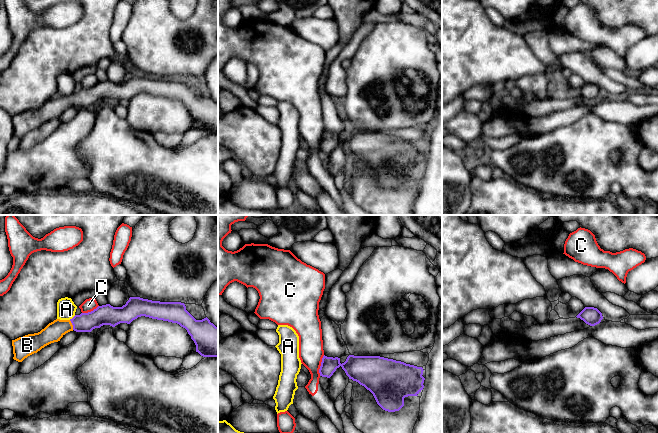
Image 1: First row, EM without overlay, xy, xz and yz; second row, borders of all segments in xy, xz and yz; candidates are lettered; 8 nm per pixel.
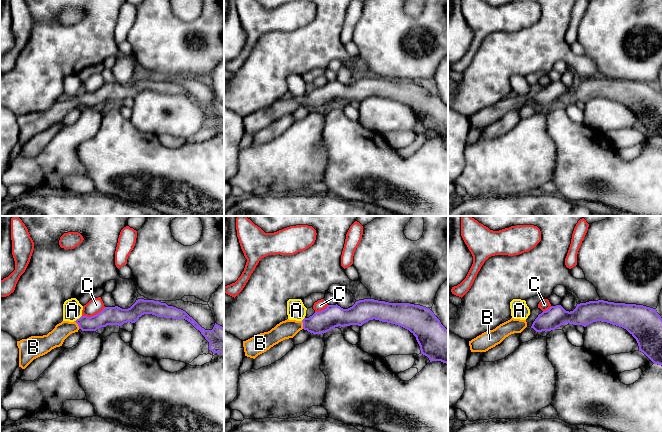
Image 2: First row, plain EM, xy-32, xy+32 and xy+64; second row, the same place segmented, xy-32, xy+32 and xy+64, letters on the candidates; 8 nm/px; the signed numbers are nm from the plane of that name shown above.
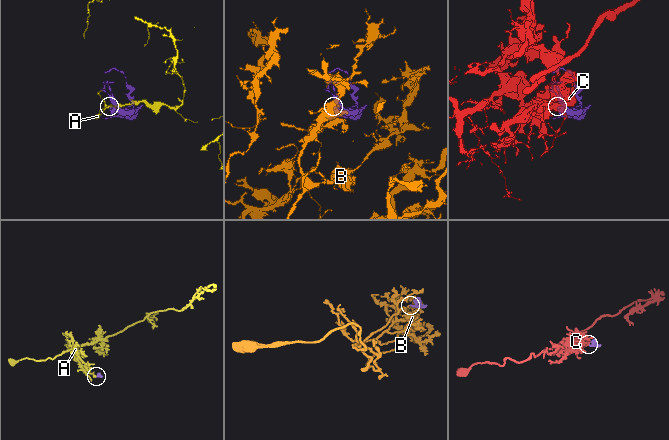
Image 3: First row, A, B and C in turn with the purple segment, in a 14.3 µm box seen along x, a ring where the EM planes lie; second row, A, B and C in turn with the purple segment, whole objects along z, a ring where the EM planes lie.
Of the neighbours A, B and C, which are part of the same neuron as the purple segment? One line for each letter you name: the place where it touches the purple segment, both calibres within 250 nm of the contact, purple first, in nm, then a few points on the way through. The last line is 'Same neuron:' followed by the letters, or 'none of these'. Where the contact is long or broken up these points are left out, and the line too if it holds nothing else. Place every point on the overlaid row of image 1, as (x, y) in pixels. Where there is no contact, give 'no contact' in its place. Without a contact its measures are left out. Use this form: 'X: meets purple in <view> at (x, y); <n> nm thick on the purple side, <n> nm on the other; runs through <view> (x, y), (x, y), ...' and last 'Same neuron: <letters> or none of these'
B: meets purple in xy at (72, 324); 160 nm thick on the purple side, 160 nm on the other; runs through xy (85, 322), (72, 324), (59, 327), (53, 332)
Same neuron: B

